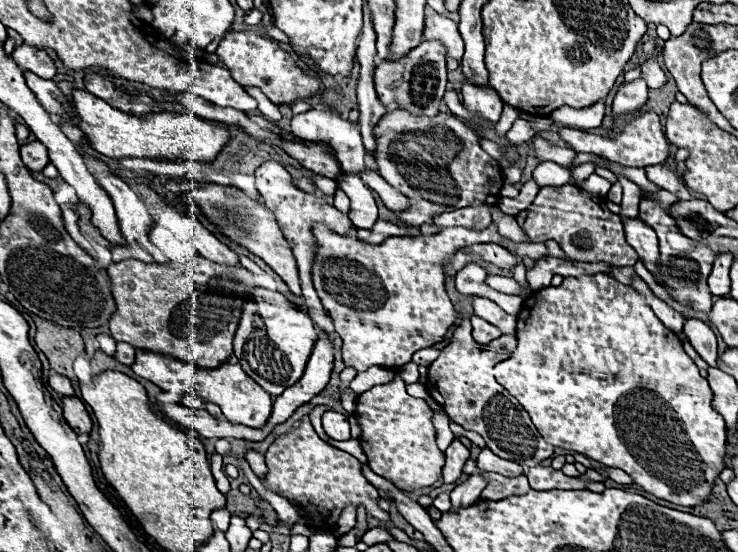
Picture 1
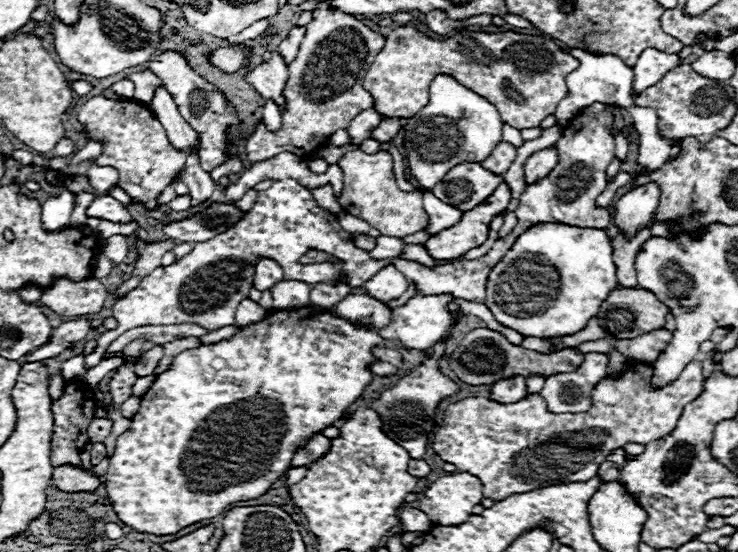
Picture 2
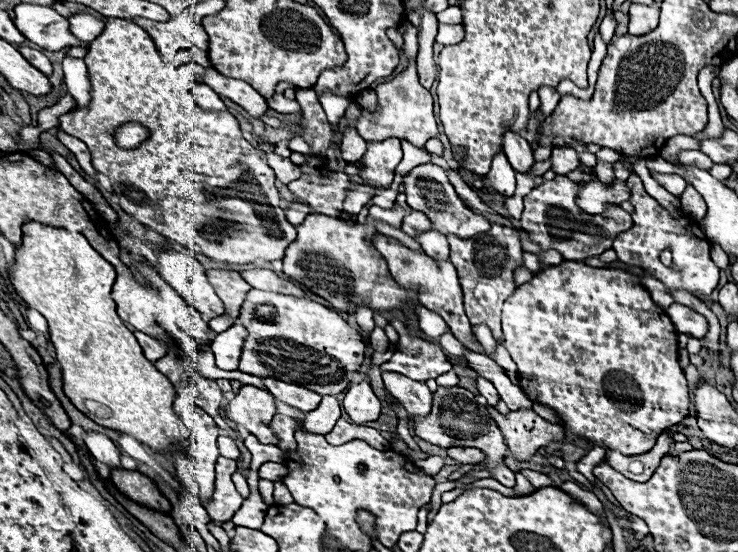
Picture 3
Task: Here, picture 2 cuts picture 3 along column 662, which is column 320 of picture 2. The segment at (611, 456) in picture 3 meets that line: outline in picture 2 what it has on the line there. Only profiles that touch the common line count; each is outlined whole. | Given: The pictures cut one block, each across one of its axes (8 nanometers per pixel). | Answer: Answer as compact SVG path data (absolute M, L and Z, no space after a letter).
M316 434L312 436L312 440L308 440L304 448L300 448L300 452L296 452L296 456L292 458L292 466L316 462L324 452L328 452L328 448L330 448L330 440L324 438L322 434Z

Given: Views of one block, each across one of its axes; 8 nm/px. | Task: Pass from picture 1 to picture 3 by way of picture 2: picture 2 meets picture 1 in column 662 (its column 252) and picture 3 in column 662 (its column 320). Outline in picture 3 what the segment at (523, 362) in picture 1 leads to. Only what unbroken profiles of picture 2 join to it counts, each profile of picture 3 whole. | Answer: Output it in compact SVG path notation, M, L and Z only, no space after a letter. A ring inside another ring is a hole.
M564 260L558 266L550 266L544 268L542 272L534 274L534 278L522 286L518 286L518 290L508 296L508 300L502 306L502 330L504 330L504 346L510 352L512 360L518 364L518 374L520 374L520 388L528 394L528 398L532 402L540 402L544 406L554 408L560 418L562 418L562 426L566 426L572 434L586 438L598 446L604 446L608 450L620 450L624 454L644 454L648 452L654 444L642 444L642 438L630 438L630 428L640 430L642 434L662 434L668 426L680 424L686 416L688 416L688 384L684 378L684 370L678 364L678 332L674 328L674 324L670 322L670 318L666 316L664 308L656 306L648 294L648 290L640 284L640 280L624 270L606 270L606 268L592 268L582 260ZM616 374L620 378L632 380L632 382L606 382L606 380L614 380Z

